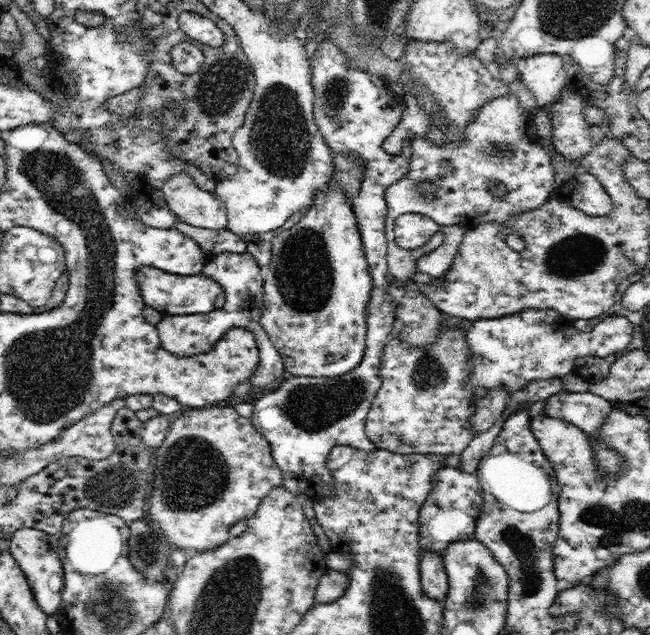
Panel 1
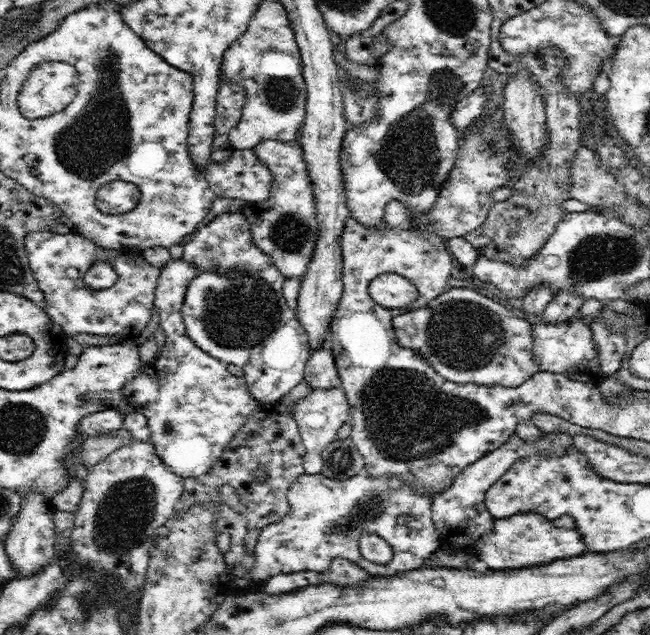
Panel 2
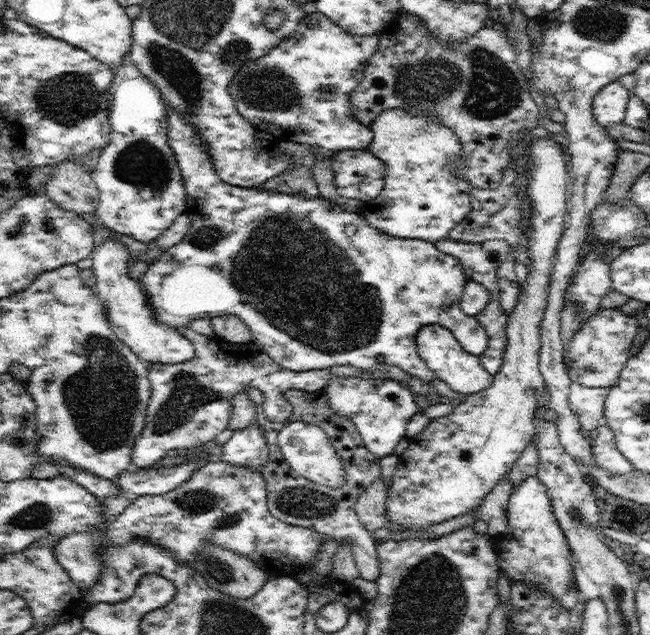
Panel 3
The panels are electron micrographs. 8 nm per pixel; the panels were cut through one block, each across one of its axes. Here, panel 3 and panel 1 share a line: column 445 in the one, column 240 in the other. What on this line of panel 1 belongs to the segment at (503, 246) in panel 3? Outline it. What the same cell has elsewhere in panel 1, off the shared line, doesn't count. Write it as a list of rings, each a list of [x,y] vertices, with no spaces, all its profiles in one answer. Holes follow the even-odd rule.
[[[180,221],[173,227],[182,232],[182,234],[185,234],[185,236],[189,236],[200,243],[202,251],[206,253],[207,260],[213,259],[221,252],[243,253],[247,250],[246,240],[230,232],[227,228],[210,230],[190,226]]]

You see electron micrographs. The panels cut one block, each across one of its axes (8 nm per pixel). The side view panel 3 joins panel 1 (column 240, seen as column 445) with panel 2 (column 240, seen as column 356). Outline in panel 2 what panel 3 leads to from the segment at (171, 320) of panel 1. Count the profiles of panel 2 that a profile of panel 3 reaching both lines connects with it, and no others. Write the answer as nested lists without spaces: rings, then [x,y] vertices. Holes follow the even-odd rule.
[[[248,212],[218,214],[183,245],[182,260],[196,265],[198,272],[187,287],[181,313],[188,338],[212,358],[241,366],[251,395],[264,404],[280,400],[304,380],[305,366],[312,350],[296,311],[286,304],[283,284],[287,278],[277,270],[272,257],[254,244],[248,215]]]

